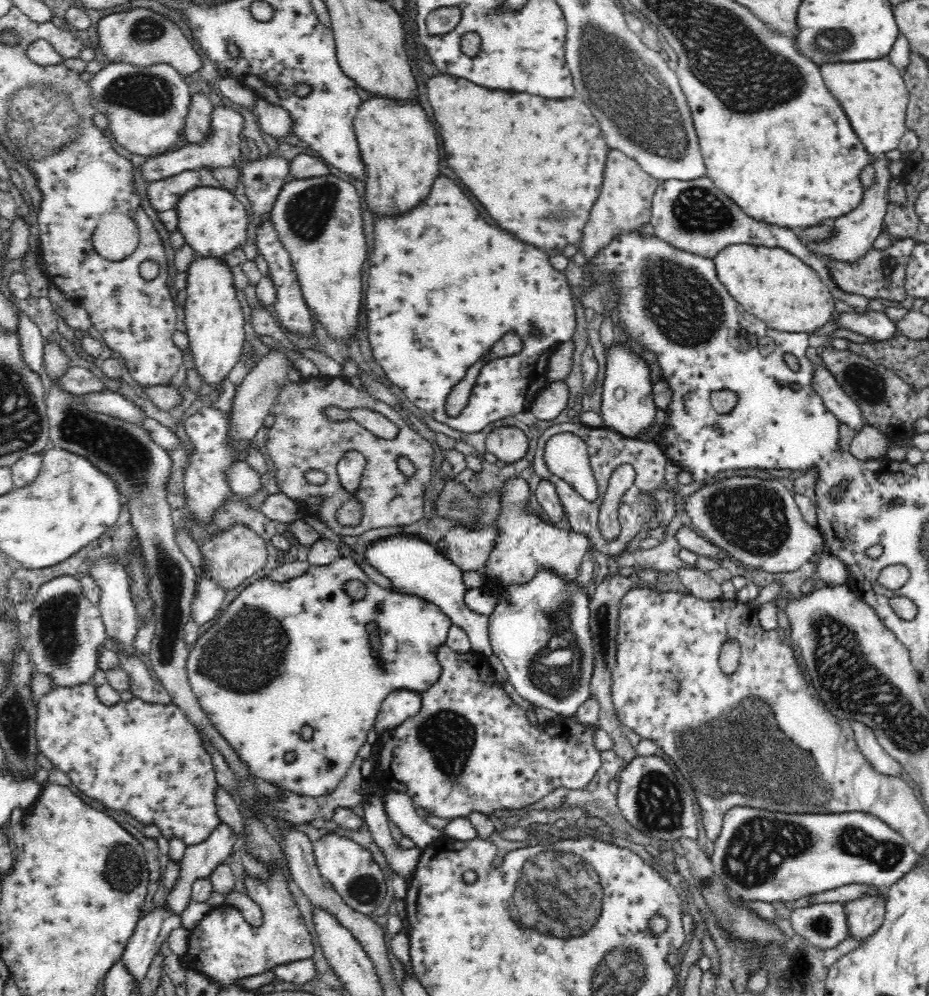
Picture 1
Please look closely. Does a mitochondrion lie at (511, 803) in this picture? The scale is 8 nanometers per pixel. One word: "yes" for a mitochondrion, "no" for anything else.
no

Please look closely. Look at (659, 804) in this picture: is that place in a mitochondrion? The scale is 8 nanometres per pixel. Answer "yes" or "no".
yes

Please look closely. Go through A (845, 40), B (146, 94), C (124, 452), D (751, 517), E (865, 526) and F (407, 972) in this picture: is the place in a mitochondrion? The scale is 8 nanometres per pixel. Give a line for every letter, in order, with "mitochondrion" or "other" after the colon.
A: mitochondrion
B: mitochondrion
C: mitochondrion
D: mitochondrion
E: other
F: other

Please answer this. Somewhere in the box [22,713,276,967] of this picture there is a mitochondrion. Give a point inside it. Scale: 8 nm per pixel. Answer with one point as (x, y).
(123, 869)

